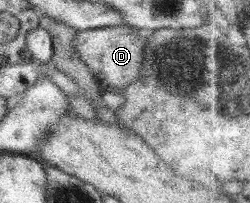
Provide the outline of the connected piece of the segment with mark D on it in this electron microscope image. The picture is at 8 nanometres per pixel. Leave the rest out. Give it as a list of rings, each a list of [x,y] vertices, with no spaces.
[[[124,23],[122,26],[78,30],[77,37],[73,39],[73,46],[99,82],[106,88],[116,91],[136,81],[141,75],[147,36],[148,32],[144,29],[139,30]]]

